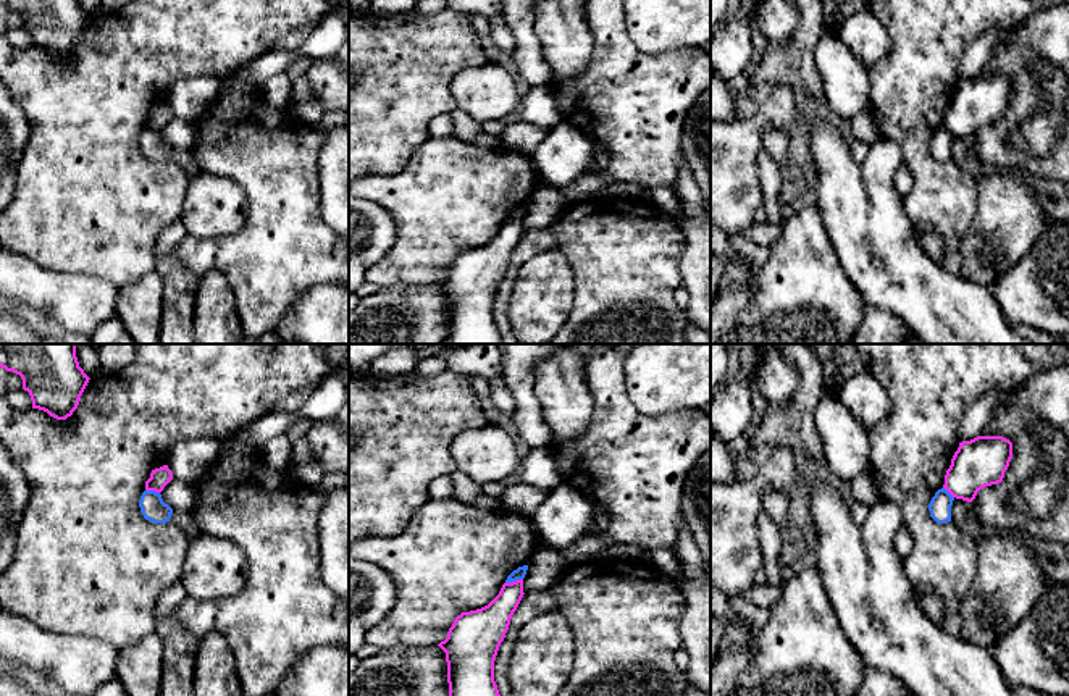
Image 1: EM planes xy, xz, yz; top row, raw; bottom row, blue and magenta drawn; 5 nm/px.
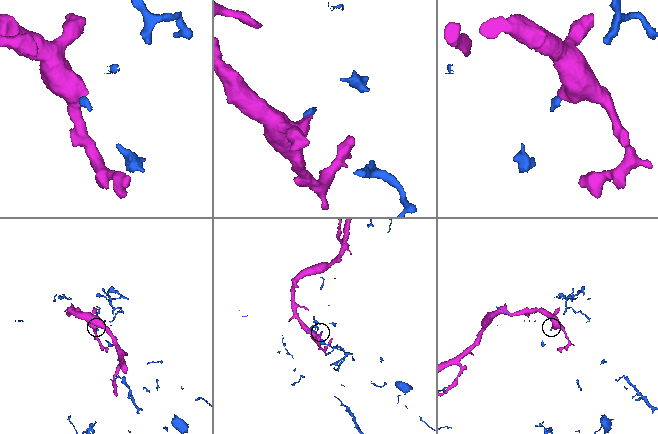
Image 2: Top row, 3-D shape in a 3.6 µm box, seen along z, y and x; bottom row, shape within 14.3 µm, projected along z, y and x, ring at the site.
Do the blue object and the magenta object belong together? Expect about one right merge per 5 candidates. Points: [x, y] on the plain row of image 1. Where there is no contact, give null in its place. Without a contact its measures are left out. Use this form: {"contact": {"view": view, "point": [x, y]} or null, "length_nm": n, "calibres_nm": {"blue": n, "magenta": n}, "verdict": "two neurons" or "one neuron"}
{"contact": {"view": "xz", "point": [514, 218]}, "length_nm": 90, "calibres_nm": {"blue": 60, "magenta": 190}, "verdict": "two neurons"}

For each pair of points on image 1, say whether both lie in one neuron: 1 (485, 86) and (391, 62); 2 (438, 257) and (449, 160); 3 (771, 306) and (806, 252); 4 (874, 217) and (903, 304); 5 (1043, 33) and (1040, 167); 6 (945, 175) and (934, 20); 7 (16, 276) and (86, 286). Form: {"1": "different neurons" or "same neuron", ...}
{"1": "different neurons", "2": "same neuron", "3": "same neuron", "4": "same neuron", "5": "same neuron", "6": "same neuron", "7": "same neuron"}

